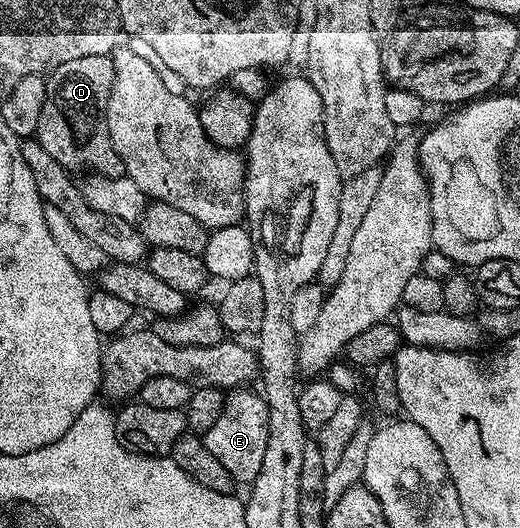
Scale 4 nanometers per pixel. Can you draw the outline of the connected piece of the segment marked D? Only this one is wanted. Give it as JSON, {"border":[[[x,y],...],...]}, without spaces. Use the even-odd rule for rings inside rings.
{"border":[[[110,56],[79,57],[79,61],[67,61],[67,65],[59,65],[47,75],[47,101],[43,101],[43,114],[39,116],[39,129],[36,139],[41,142],[43,149],[59,161],[66,171],[78,173],[86,167],[86,172],[94,175],[105,175],[109,179],[120,179],[125,175],[125,166],[111,145],[111,137],[105,120],[107,101],[111,97],[111,89],[115,81],[115,69]]]}

